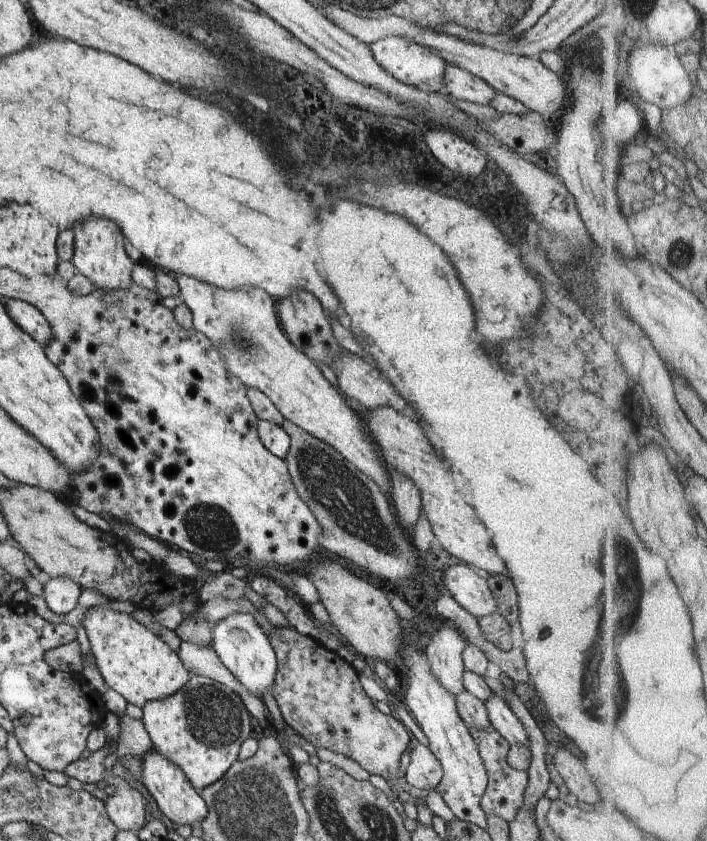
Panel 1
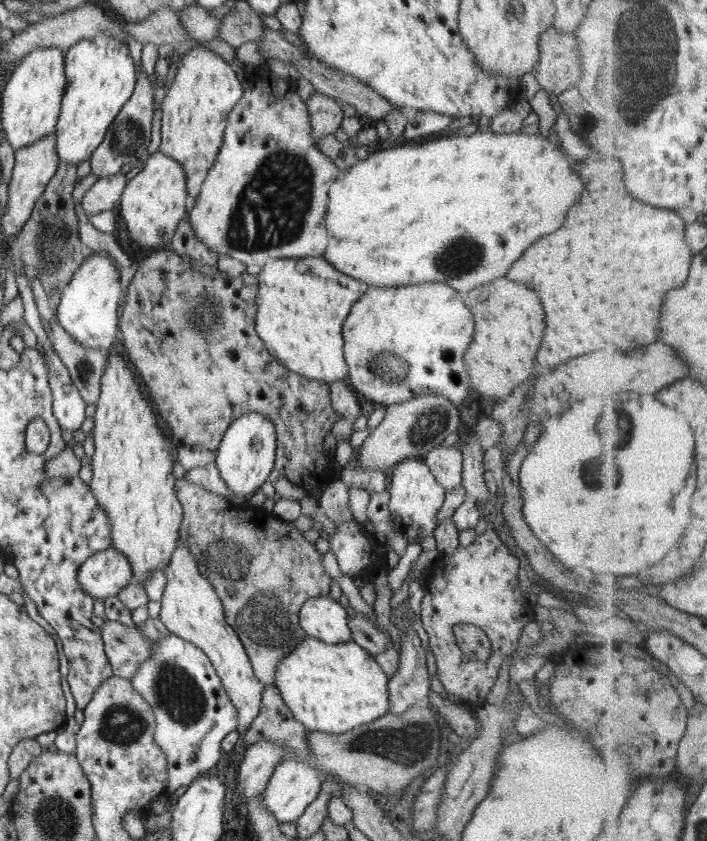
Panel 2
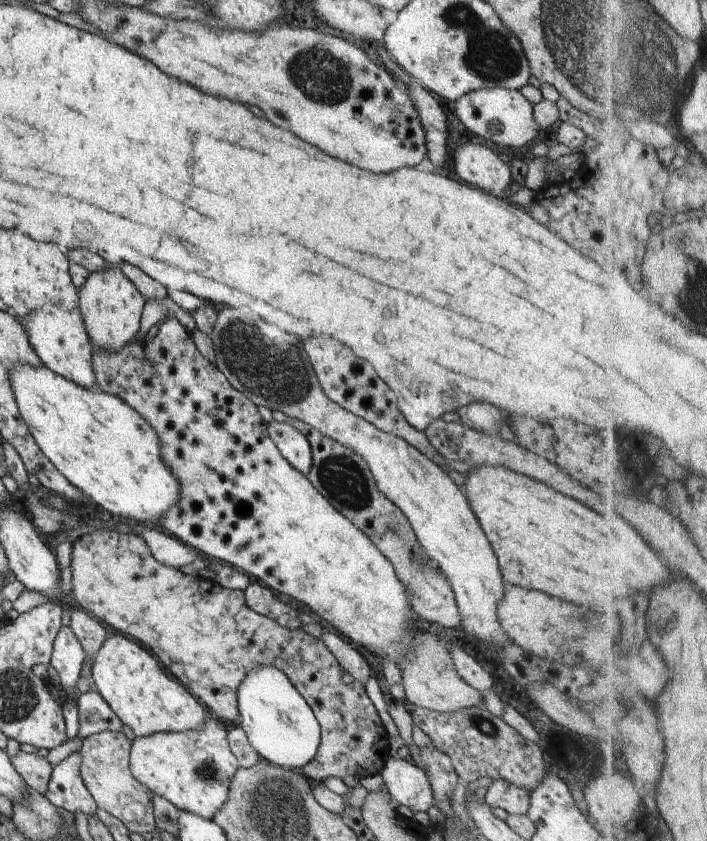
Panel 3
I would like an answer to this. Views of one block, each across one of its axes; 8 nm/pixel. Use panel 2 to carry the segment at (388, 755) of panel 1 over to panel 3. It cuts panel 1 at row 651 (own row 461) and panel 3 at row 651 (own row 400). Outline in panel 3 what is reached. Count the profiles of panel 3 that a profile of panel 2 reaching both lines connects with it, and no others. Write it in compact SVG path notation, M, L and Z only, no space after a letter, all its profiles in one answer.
M92 530L90 534L84 534L83 537L78 538L76 542L71 546L71 568L73 573L73 580L71 583L72 593L71 599L81 609L83 609L88 615L104 624L108 624L118 630L120 634L127 636L129 639L138 640L140 645L145 646L154 652L158 656L158 660L162 662L164 668L168 668L174 675L174 678L178 680L187 690L196 698L204 708L213 714L222 722L237 722L239 717L239 709L237 704L237 692L242 684L242 680L246 678L256 668L256 666L272 666L278 668L281 672L284 672L290 683L300 692L300 695L306 700L308 706L313 711L316 720L318 720L321 727L321 745L314 760L307 764L306 768L302 772L309 778L321 782L328 776L332 777L345 777L347 775L354 775L359 778L364 778L366 774L379 774L384 768L384 762L389 757L388 751L388 734L385 731L383 723L380 721L380 716L374 707L374 704L368 698L365 686L354 681L351 684L342 682L341 673L342 668L334 657L334 654L330 652L325 646L325 643L315 637L311 637L310 634L304 632L303 629L289 630L277 624L274 620L271 620L268 616L258 614L258 612L252 611L245 604L245 598L243 592L240 590L229 590L222 588L220 584L215 581L206 580L198 576L186 575L186 572L180 572L172 566L166 566L166 564L160 564L154 559L154 556L150 553L146 542L141 538L132 534L121 534L116 531L105 530Z

